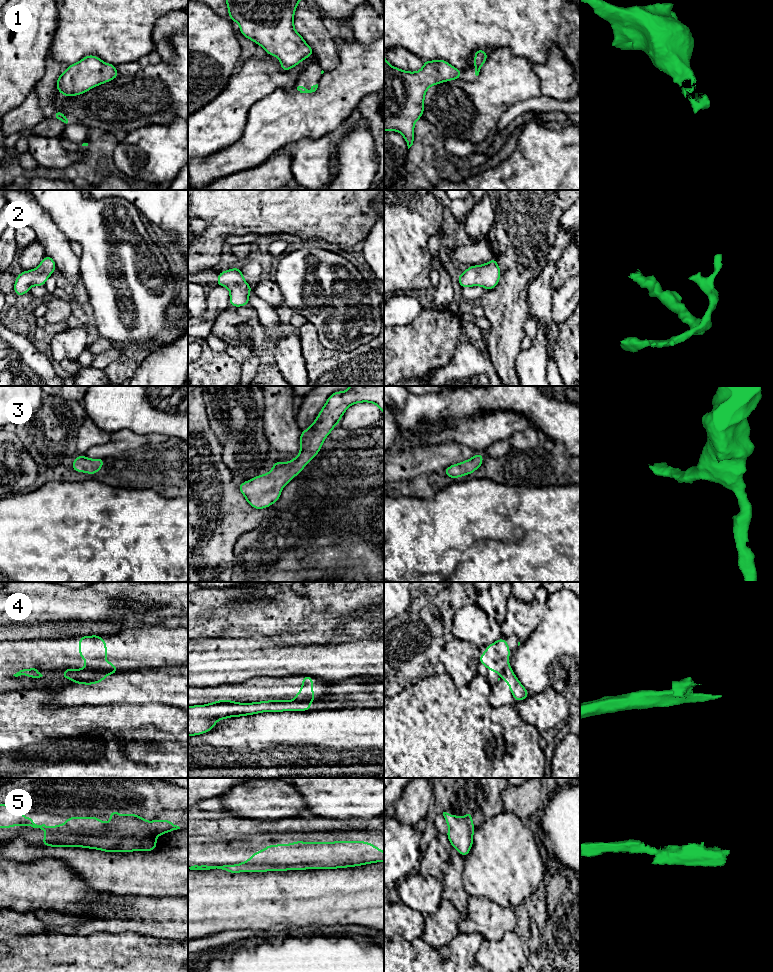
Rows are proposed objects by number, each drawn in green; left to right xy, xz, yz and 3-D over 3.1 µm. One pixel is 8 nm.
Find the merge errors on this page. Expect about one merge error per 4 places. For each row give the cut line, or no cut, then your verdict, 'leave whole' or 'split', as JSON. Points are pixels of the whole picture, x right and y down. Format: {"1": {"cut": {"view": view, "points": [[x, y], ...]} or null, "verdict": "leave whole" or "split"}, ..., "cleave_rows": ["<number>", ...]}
{"1": {"cut": null, "verdict": "leave whole"}, "2": {"cut": null, "verdict": "leave whole"}, "3": {"cut": null, "verdict": "leave whole"}, "4": {"cut": {"view": "xy", "points": [[85, 667], [115, 672]]}, "verdict": "split"}, "5": {"cut": null, "verdict": "leave whole"}, "cleave_rows": ["4"]}

